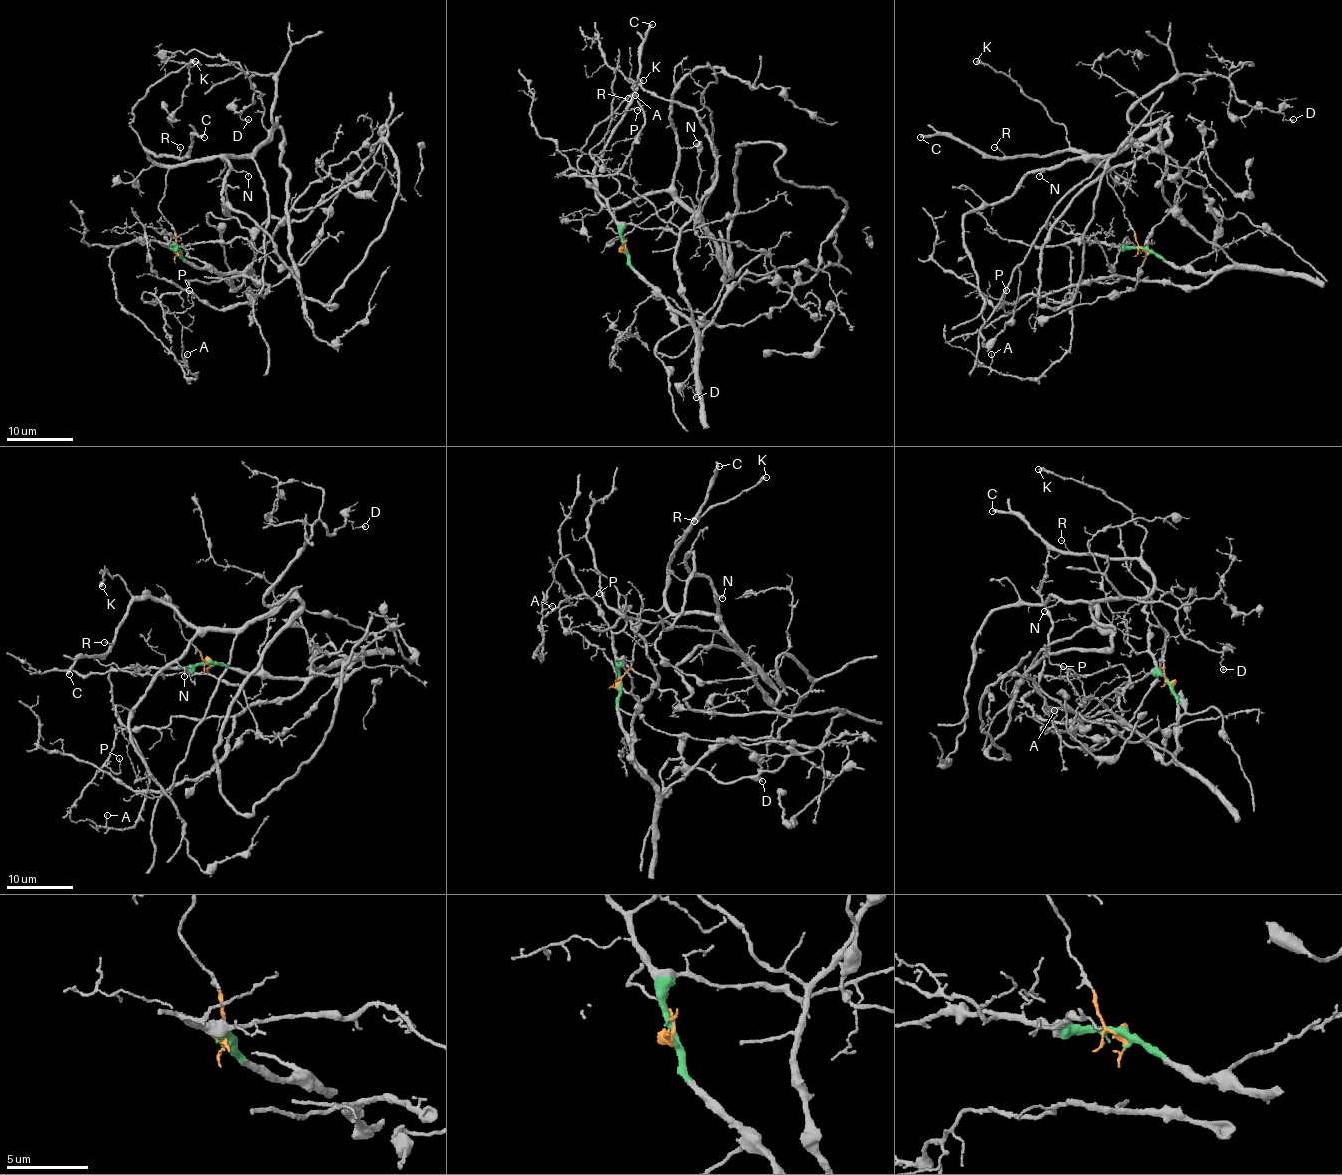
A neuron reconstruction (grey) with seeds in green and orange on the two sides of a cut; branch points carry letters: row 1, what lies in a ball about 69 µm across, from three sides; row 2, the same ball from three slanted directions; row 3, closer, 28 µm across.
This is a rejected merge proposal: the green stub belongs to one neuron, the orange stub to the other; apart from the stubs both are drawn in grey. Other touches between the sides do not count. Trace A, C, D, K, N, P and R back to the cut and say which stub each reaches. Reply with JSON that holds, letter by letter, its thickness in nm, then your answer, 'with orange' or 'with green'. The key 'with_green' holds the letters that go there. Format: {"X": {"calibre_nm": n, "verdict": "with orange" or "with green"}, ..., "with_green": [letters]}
{"A": {"calibre_nm": 120, "verdict": "with green"}, "C": {"calibre_nm": 340, "verdict": "with orange"}, "D": {"calibre_nm": 170, "verdict": "with orange"}, "K": {"calibre_nm": 400, "verdict": "with orange"}, "N": {"calibre_nm": 130, "verdict": "with orange"}, "P": {"calibre_nm": 140, "verdict": "with green"}, "R": {"calibre_nm": 90, "verdict": "with orange"}, "with_green": ["A", "P"]}

